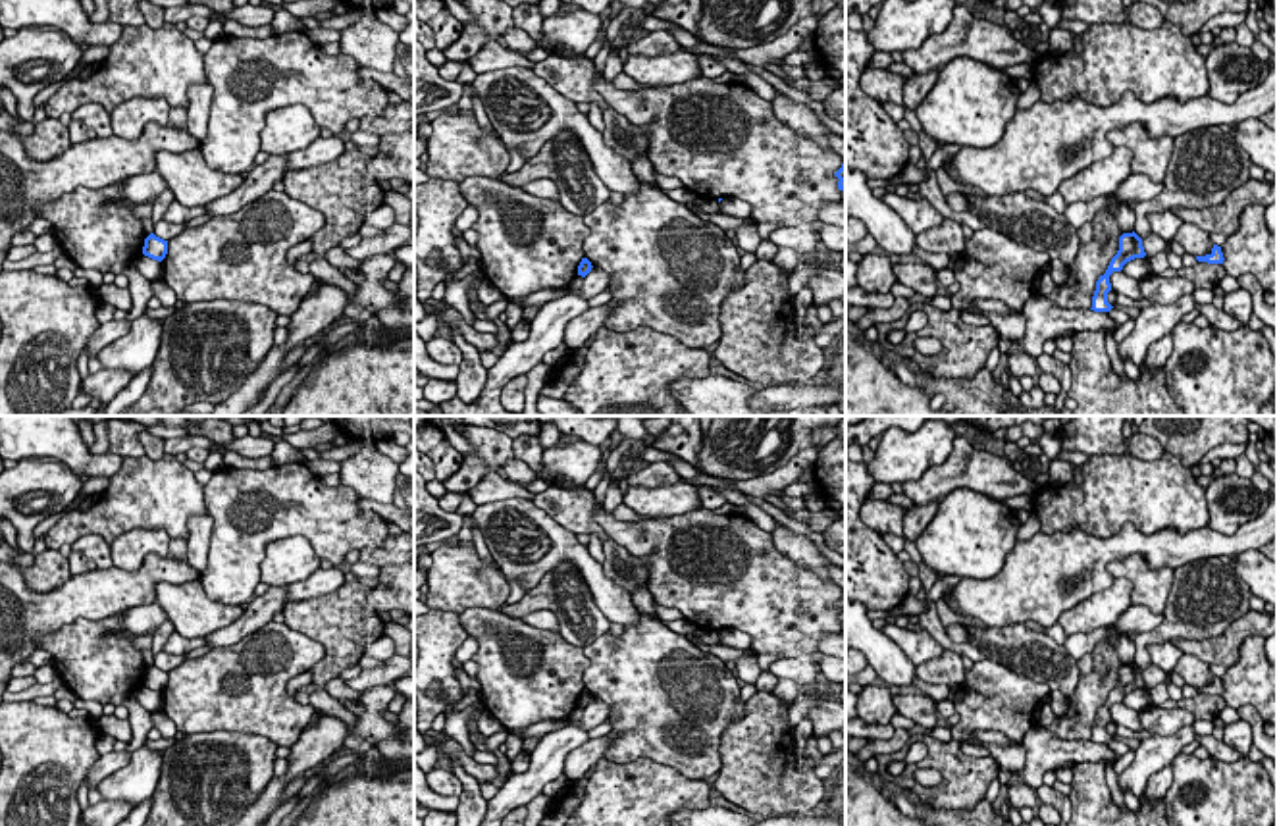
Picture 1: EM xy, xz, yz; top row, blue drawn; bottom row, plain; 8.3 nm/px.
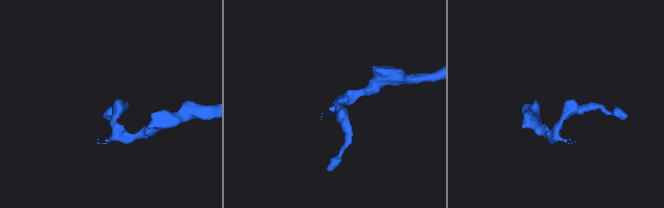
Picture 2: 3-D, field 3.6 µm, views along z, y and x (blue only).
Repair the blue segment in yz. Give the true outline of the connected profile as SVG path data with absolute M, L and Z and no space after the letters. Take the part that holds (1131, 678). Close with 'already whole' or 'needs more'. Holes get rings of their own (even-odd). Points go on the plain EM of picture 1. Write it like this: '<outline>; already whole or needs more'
M1133 662L1133 664L1123 664L1119 668L1119 682L1111 689L1108 701L1100 710L1096 712L1096 722L1092 728L1092 739L1094 743L1109 743L1113 737L1108 734L1108 724L1111 722L1109 707L1113 703L1121 703L1123 697L1134 689L1144 689L1144 678L1142 670Z; already whole

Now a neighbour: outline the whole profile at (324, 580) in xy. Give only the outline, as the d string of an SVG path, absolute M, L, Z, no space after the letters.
M337 566L318 568L310 578L287 585L287 601L306 601L333 593L345 583L345 572Z

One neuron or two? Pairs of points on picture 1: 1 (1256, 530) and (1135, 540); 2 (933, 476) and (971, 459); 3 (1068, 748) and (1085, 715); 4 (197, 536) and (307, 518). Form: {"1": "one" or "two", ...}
{"1": "one", "2": "one", "3": "two", "4": "two"}

